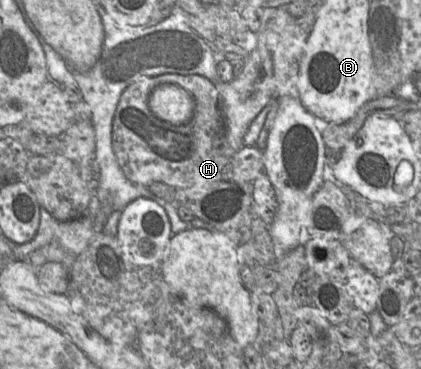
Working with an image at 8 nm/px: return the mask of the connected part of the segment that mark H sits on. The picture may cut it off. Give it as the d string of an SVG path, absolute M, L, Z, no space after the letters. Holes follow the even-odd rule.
M162 74L146 77L132 83L119 99L112 123L112 148L126 178L140 192L140 197L151 199L164 207L171 204L189 208L194 217L211 225L214 231L228 236L236 247L252 239L252 224L256 218L254 181L238 183L231 177L233 150L226 138L224 121L220 110L220 96L216 84L200 75ZM162 84L176 84L187 91L194 101L194 114L188 123L172 125L151 112L149 98L155 88Z

